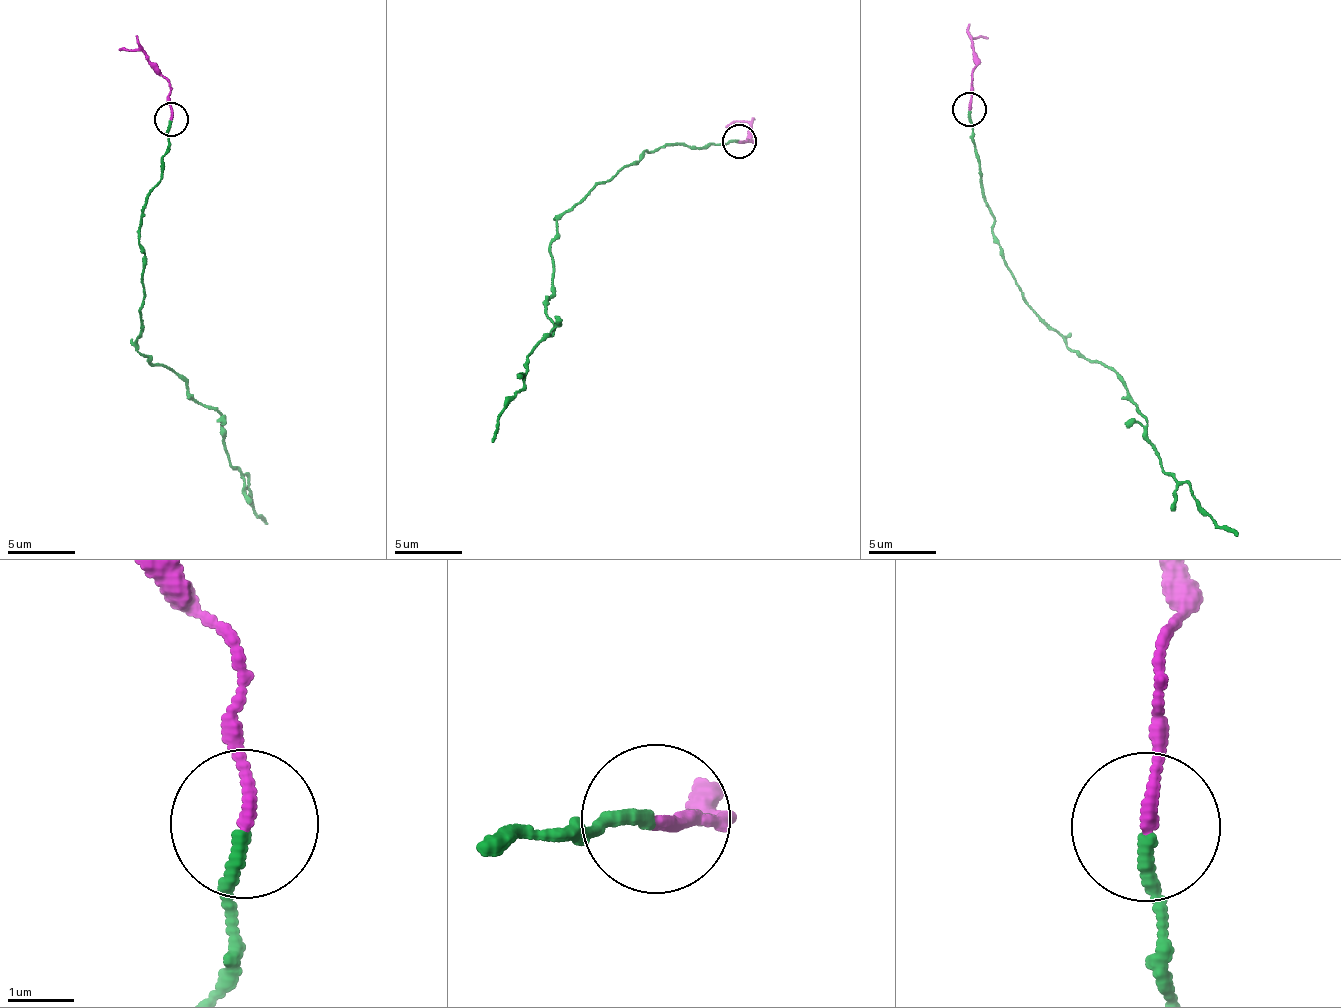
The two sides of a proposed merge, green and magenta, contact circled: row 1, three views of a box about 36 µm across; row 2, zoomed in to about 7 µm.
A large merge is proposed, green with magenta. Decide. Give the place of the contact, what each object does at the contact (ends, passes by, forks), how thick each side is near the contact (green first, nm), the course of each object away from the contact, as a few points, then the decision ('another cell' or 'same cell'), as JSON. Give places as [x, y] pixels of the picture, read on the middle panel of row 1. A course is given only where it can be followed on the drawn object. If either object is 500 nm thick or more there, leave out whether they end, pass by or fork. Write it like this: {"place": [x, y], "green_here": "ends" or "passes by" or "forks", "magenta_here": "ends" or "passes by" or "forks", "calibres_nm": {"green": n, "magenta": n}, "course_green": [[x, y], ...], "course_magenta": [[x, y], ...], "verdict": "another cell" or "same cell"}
{"place": [739, 141], "green_here": "ends", "magenta_here": "ends", "calibres_nm": {"green": 200, "magenta": 170}, "course_green": [[737, 140], [642, 153], [559, 215], [545, 306], [552, 335], [531, 351], [523, 386], [492, 442]], "course_magenta": [[739, 140], [756, 142], [749, 122], [725, 128]], "verdict": "same cell"}

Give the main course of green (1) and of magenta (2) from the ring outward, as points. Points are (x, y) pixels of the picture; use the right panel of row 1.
1: (969, 111), (993, 238), (1023, 300), (1062, 340), (1112, 366), (1158, 464), (1238, 535)
2: (969, 108), (970, 38), (989, 37)

